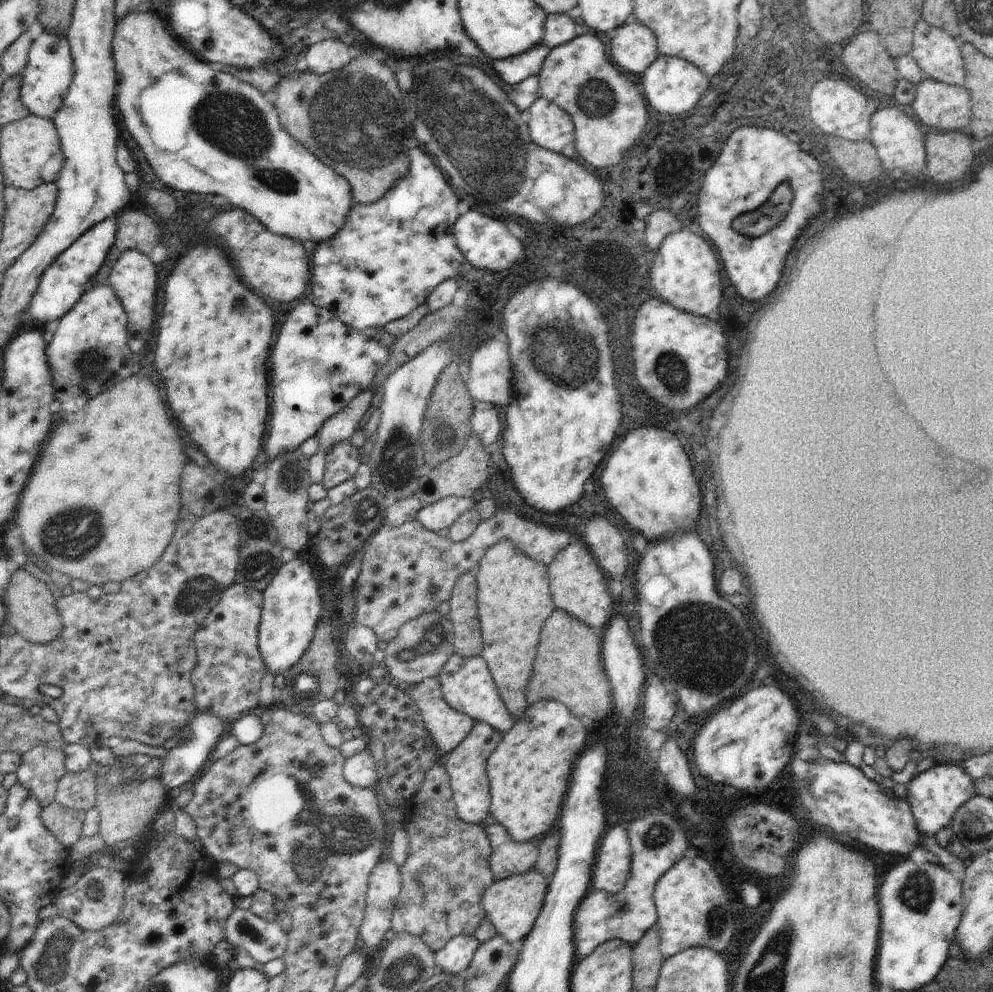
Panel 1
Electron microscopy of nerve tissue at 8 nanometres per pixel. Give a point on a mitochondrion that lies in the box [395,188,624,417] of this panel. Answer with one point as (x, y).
(566, 342)

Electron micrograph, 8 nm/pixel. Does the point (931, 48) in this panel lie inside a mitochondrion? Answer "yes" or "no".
no

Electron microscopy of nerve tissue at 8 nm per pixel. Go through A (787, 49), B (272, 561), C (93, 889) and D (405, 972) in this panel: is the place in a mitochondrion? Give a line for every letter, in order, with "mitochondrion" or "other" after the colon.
A: mitochondrion
B: other
C: mitochondrion
D: mitochondrion

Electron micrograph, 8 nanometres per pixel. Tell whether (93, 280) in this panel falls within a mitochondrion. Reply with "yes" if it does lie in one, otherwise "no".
no

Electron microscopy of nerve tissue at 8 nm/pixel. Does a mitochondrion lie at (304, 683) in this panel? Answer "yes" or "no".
yes

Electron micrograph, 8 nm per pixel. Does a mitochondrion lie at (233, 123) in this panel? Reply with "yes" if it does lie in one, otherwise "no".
yes

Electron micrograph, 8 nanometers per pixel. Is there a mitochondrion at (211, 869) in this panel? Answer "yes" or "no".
no

